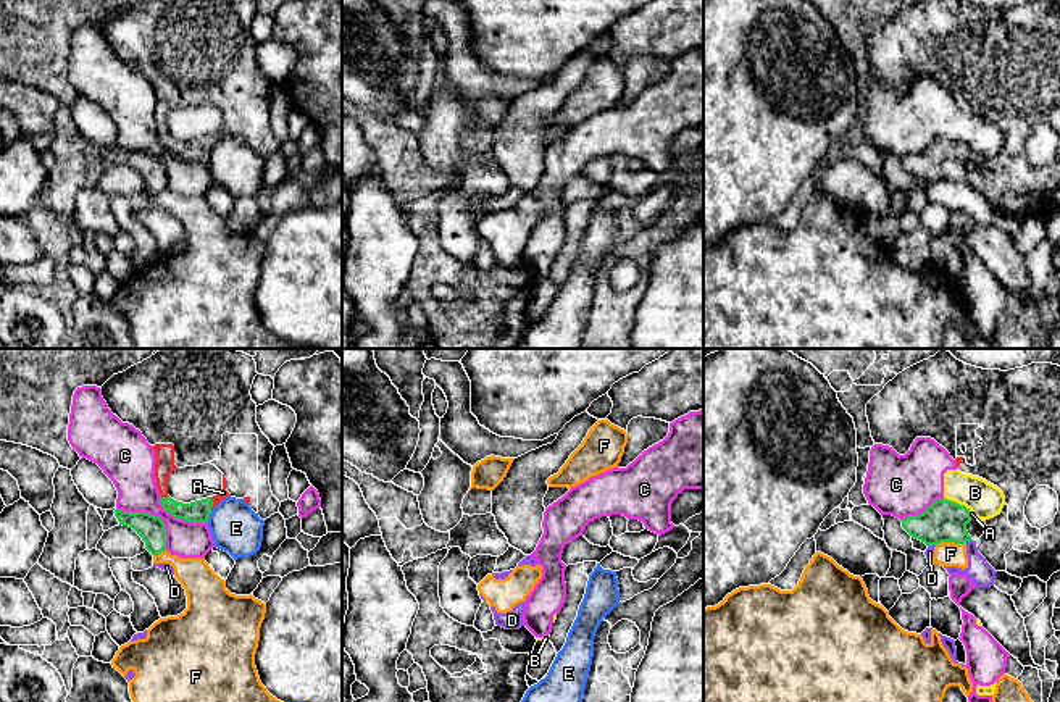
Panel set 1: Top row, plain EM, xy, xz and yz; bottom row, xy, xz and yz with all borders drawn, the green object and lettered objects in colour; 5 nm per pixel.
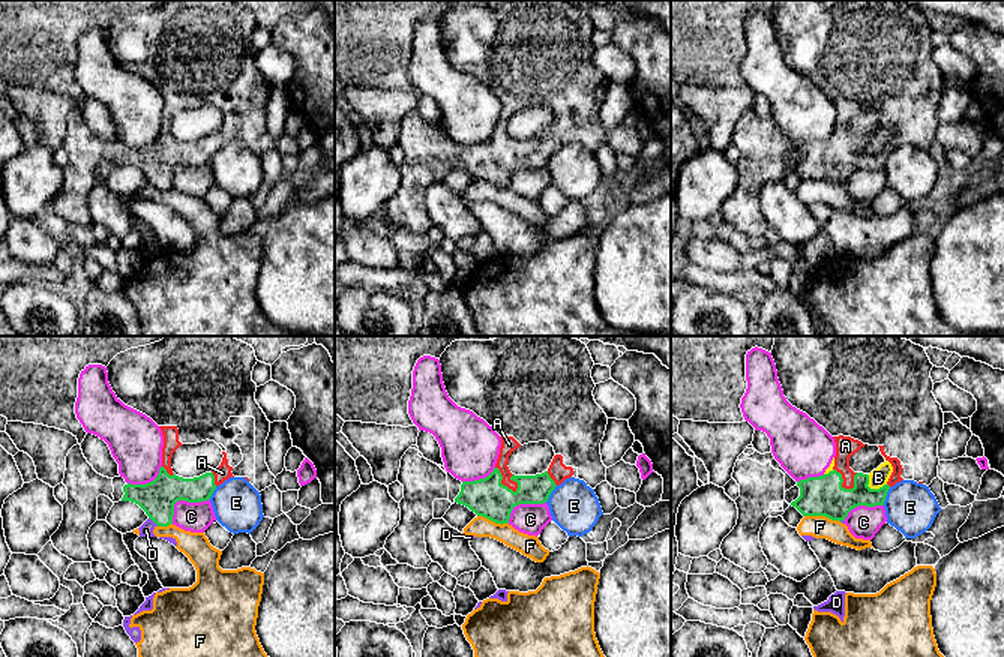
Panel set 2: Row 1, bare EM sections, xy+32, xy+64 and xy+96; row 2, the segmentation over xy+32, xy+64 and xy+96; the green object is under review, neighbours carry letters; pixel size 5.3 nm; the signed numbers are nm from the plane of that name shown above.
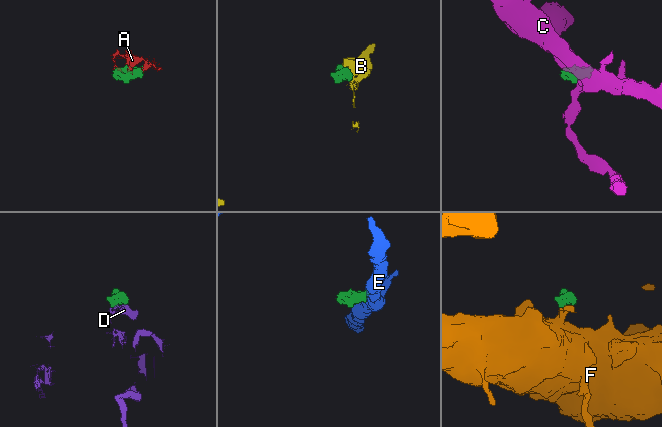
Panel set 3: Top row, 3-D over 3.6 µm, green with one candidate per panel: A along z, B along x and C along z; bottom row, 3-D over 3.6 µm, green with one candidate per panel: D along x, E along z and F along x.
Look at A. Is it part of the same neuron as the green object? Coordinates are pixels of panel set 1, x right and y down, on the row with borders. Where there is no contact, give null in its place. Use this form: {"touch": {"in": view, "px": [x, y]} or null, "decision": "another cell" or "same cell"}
{"touch": {"in": "xy", "px": [212, 504]}, "decision": "same cell"}

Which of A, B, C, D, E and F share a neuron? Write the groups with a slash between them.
A / B C / D F / E

